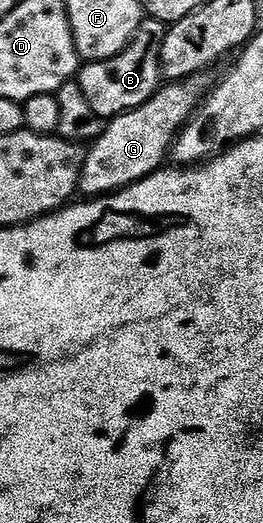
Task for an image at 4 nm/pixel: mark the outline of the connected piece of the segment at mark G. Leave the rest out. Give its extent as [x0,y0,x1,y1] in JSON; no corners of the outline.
[79,74,213,197]

